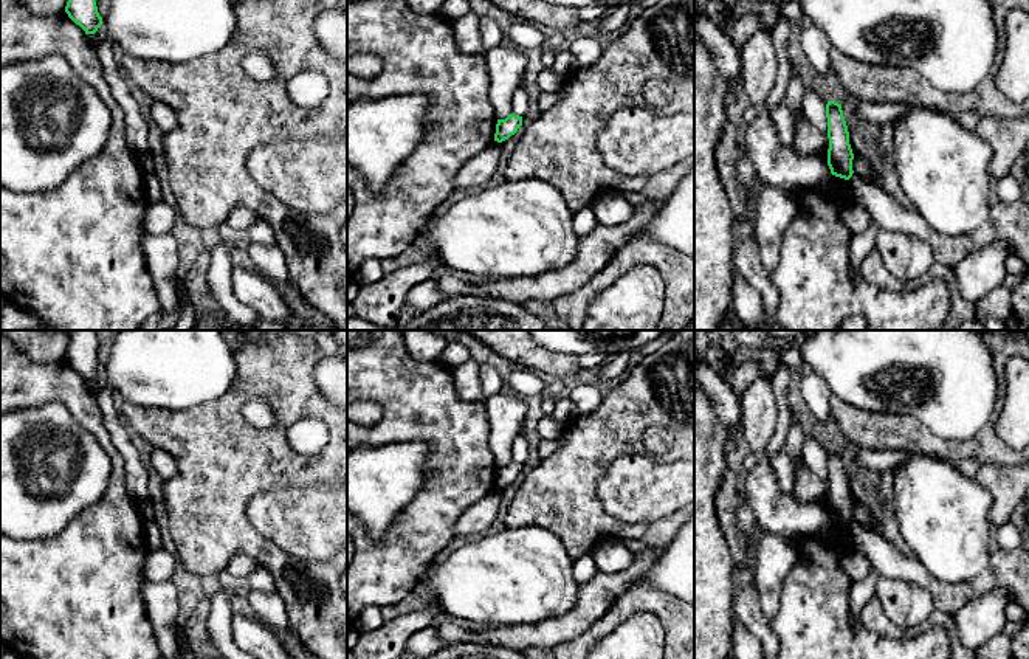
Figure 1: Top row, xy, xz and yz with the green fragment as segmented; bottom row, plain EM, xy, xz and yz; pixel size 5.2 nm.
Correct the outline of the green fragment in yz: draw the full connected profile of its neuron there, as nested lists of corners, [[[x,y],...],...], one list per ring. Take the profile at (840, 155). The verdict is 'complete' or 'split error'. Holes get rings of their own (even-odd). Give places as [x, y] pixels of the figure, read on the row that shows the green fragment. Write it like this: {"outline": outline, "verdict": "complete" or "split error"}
{"outline": [[[828,101],[826,118],[829,138],[828,166],[832,175],[849,180],[854,174],[854,154],[849,144],[849,132],[843,116],[841,104]]], "verdict": "complete"}

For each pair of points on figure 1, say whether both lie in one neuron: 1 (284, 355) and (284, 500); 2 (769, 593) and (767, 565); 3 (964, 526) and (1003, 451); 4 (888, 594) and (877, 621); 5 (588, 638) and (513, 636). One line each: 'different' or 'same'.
1: different
2: same
3: different
4: different
5: different

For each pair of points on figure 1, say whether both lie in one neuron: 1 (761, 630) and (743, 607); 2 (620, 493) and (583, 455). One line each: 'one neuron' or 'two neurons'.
1: one neuron
2: two neurons

